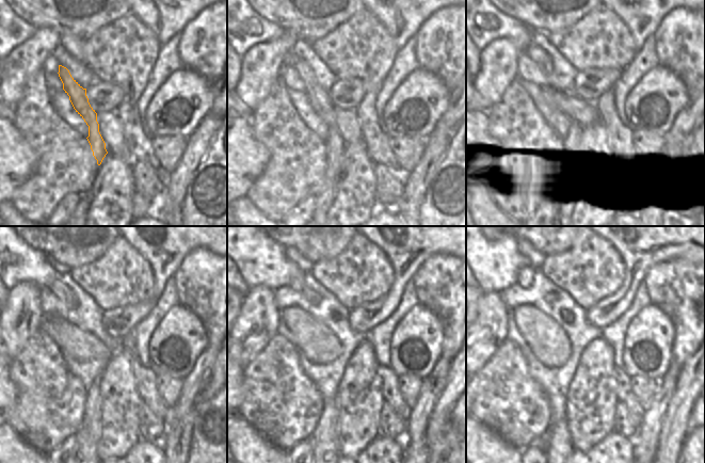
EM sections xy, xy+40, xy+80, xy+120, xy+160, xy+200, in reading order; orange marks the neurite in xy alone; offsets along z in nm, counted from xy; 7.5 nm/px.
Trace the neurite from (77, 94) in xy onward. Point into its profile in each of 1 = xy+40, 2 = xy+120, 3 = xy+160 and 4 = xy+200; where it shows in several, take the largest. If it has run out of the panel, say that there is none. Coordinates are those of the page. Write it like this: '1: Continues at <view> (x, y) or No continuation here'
1: Continues at xy+40 (318, 98)
2: Continues at xy+120 (87, 435)
3: Continues at xy+160 (324, 435)
4: Continues at xy+200 (560, 443)

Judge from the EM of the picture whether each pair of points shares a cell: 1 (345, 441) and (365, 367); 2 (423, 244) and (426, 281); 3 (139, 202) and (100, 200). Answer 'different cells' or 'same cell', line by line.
1: same cell
2: different cells
3: different cells

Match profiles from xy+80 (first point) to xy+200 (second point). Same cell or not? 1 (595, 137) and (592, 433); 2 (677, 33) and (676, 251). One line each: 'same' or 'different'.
1: same
2: different

